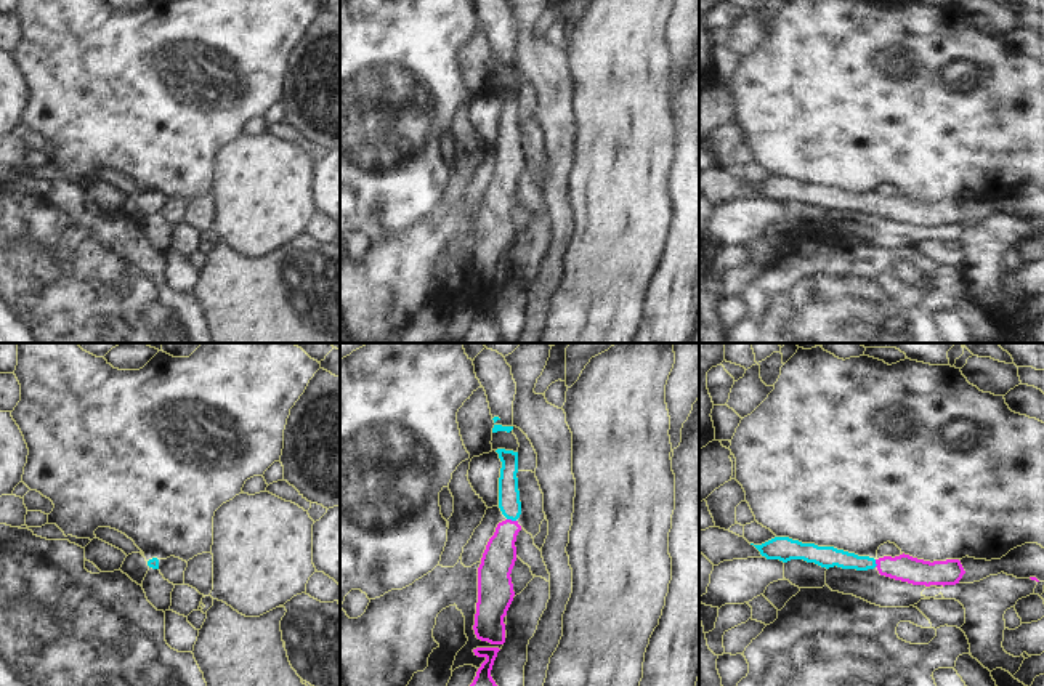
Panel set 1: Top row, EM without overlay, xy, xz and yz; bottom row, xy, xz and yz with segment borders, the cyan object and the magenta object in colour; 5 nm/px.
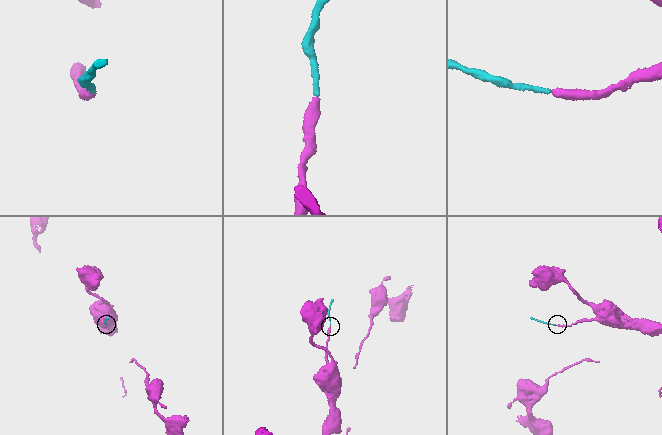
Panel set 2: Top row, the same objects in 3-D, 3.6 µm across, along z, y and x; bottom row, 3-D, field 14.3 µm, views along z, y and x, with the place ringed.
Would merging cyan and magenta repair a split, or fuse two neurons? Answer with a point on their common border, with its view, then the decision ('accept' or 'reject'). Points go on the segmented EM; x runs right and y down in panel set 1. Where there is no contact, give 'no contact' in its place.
contact xz (512, 520); accept

